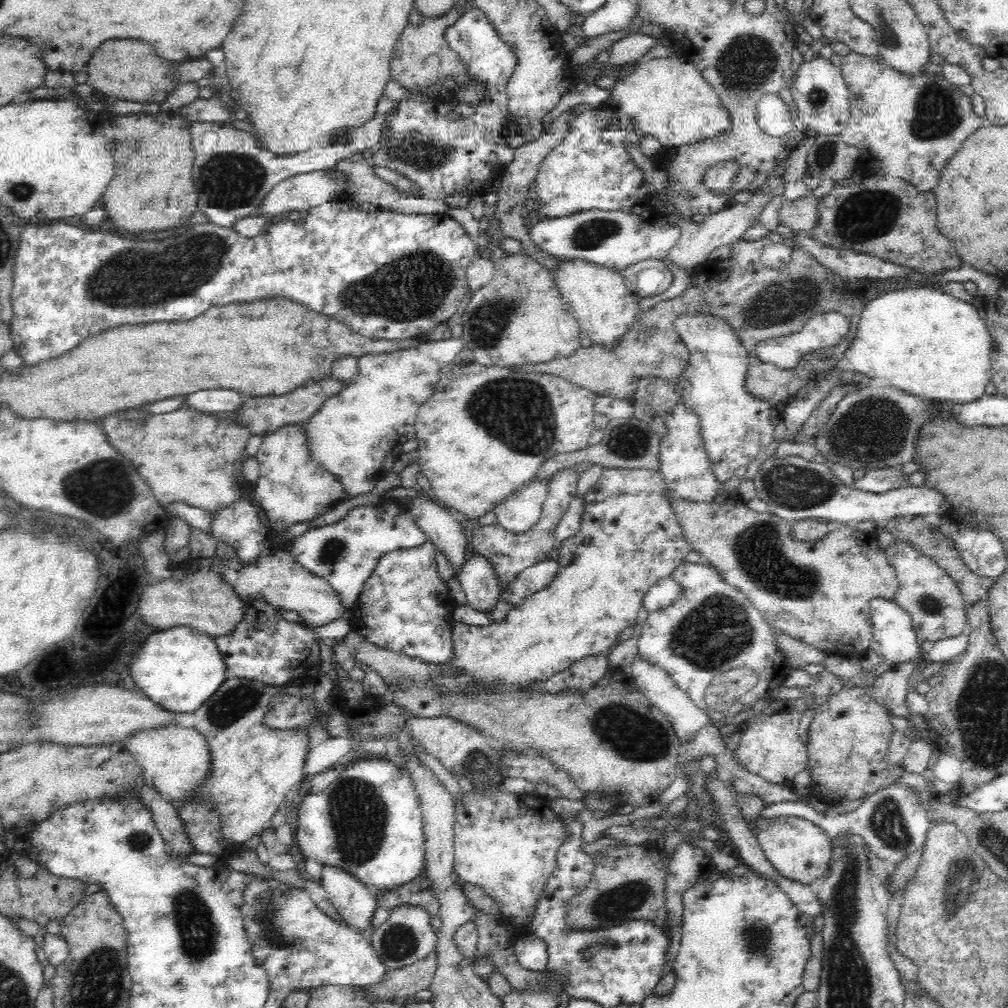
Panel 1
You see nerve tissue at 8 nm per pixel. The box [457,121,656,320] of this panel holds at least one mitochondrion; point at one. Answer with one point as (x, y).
(593, 234)

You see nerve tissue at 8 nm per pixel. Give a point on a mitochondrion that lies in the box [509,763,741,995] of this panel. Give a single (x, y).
(608, 907)

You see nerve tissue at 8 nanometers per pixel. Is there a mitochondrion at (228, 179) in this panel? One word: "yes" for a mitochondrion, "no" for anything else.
yes

